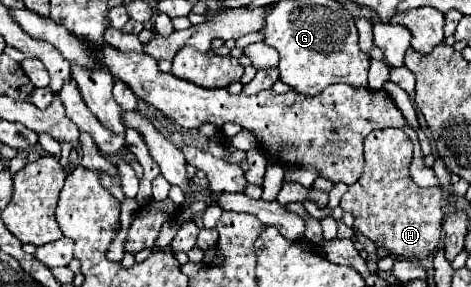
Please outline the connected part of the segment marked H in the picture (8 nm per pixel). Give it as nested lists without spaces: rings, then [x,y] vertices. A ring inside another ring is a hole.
[[[384,128],[374,130],[364,140],[364,170],[358,182],[348,186],[346,194],[340,200],[340,208],[344,212],[350,212],[354,216],[354,230],[370,238],[374,244],[388,250],[388,254],[402,256],[402,258],[416,258],[424,260],[428,258],[440,244],[442,236],[442,200],[444,190],[440,186],[434,188],[422,188],[414,184],[410,178],[410,162],[412,162],[412,142],[410,138],[398,130],[398,128]]]

